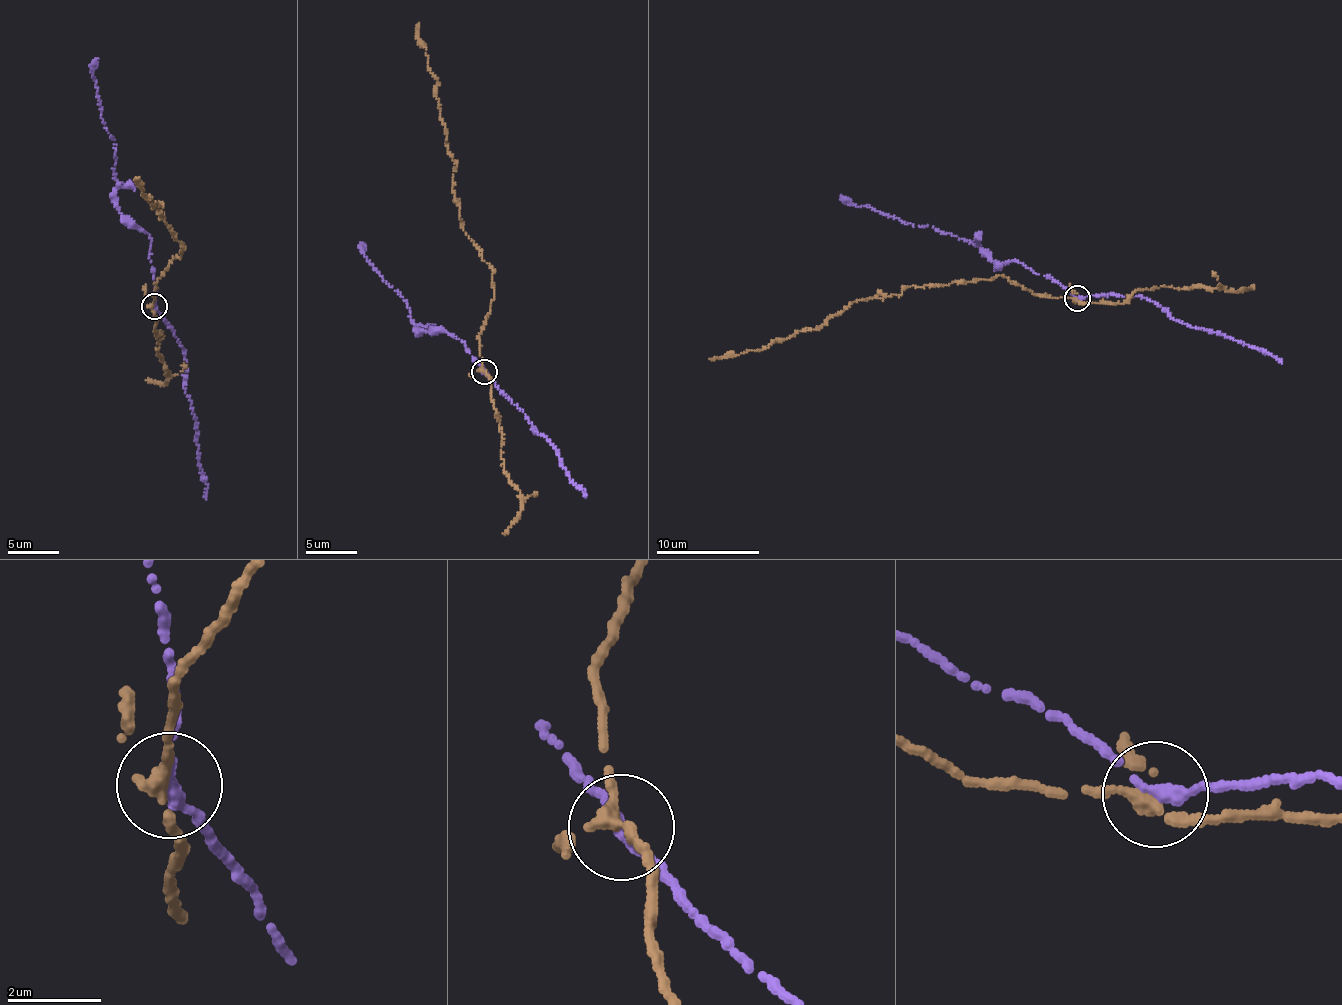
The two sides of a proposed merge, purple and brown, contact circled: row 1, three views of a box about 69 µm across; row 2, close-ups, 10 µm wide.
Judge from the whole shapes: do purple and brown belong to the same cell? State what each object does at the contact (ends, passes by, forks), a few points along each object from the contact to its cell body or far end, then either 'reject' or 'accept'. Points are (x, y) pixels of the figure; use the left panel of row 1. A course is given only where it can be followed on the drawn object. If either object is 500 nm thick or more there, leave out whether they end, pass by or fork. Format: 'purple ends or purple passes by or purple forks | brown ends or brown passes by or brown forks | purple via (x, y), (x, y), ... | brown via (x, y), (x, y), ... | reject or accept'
purple passes by | brown ends | purple via (155, 305), (152, 241), (131, 226), (116, 194), (115, 140), (101, 116), (92, 76), (98, 58) | brown via (152, 305), (156, 287), (183, 247), (163, 215), (159, 217), (158, 201), (153, 206), (143, 195), (139, 177) | reject

